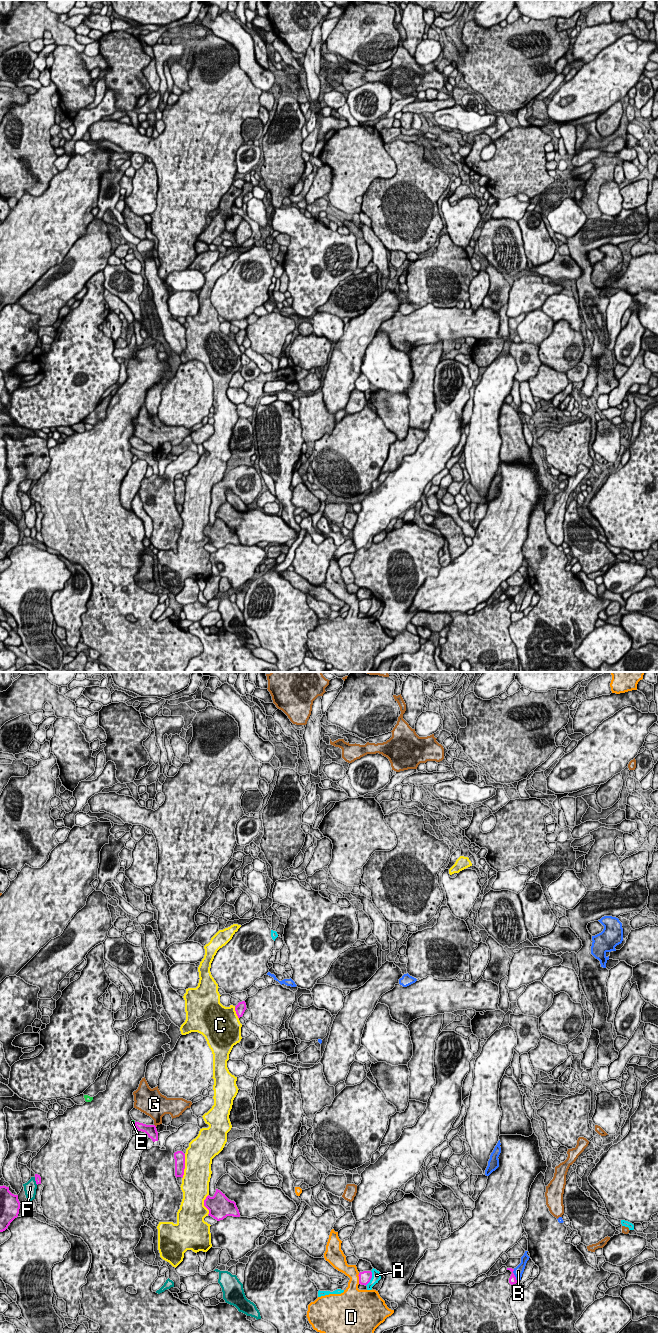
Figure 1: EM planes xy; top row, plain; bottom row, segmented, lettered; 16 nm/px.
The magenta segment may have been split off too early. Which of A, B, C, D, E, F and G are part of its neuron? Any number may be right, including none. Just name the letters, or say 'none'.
E

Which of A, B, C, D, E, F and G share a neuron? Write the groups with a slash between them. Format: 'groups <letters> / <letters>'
groups A / B / C / D / E / F / G

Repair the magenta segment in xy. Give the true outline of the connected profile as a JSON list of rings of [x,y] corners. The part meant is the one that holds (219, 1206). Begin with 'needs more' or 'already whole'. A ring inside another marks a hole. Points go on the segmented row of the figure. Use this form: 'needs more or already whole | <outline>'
already whole | [[[216,1189],[213,1197],[209,1195],[206,1197],[204,1206],[209,1210],[208,1215],[217,1221],[223,1220],[227,1216],[240,1217],[236,1203],[229,1200],[225,1194],[218,1189]]]

